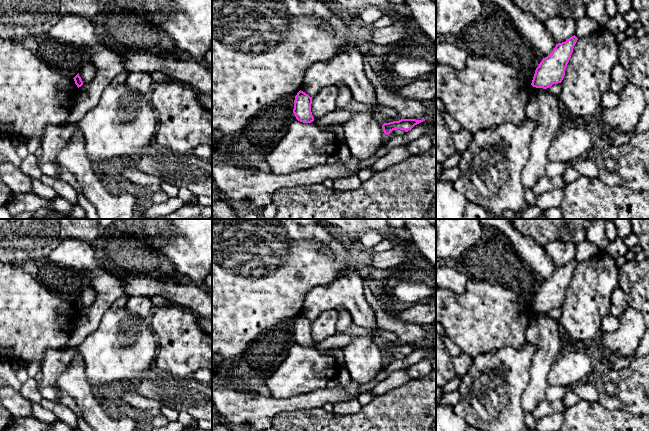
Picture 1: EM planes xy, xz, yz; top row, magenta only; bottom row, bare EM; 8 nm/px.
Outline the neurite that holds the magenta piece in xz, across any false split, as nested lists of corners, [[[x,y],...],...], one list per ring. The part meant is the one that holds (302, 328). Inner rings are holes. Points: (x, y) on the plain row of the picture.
[[[303,315],[295,320],[293,337],[296,343],[303,347],[311,347],[314,341],[311,336],[312,321]]]

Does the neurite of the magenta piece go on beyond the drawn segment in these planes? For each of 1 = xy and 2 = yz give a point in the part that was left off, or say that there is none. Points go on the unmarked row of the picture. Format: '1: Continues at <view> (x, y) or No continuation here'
1: No continuation here
2: No continuation here

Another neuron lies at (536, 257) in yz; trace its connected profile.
[[[478,219],[482,226],[491,226],[503,232],[513,245],[516,253],[525,261],[533,272],[543,281],[551,278],[556,266],[544,247],[532,238],[521,234],[510,219]]]

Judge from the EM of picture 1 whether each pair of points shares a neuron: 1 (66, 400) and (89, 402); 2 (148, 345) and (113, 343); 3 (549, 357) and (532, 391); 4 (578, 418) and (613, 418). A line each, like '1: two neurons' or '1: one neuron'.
1: two neurons
2: one neuron
3: one neuron
4: one neuron

